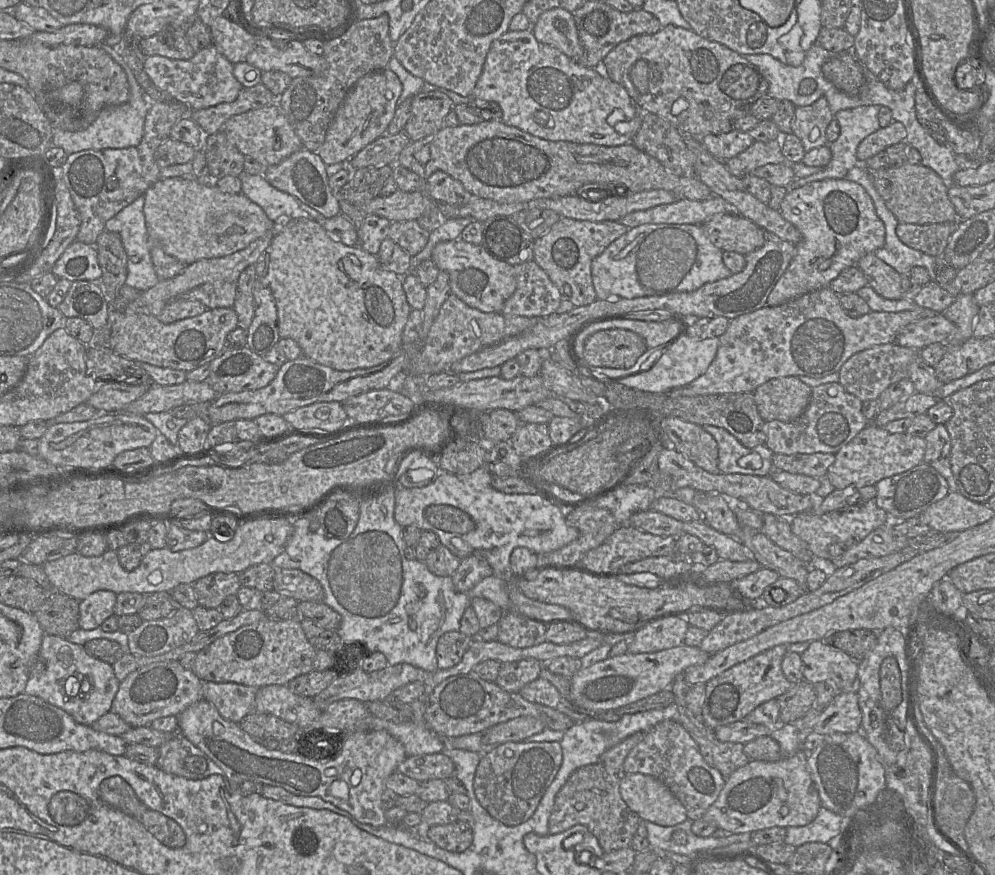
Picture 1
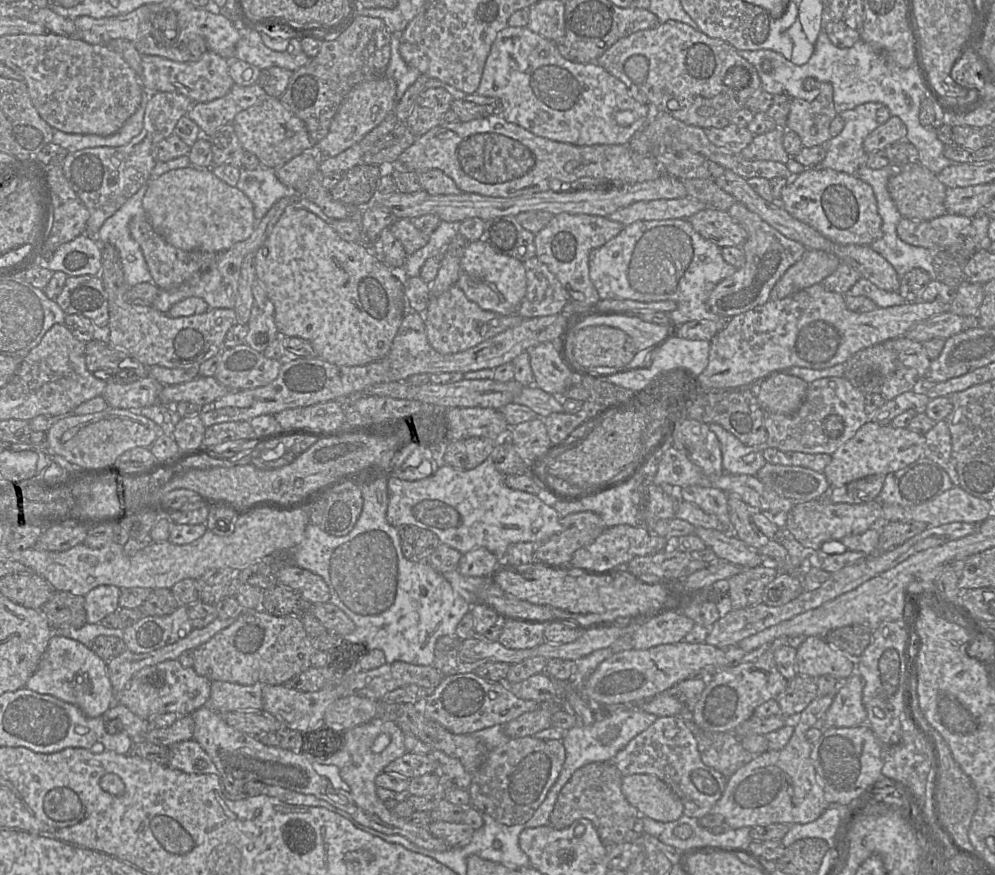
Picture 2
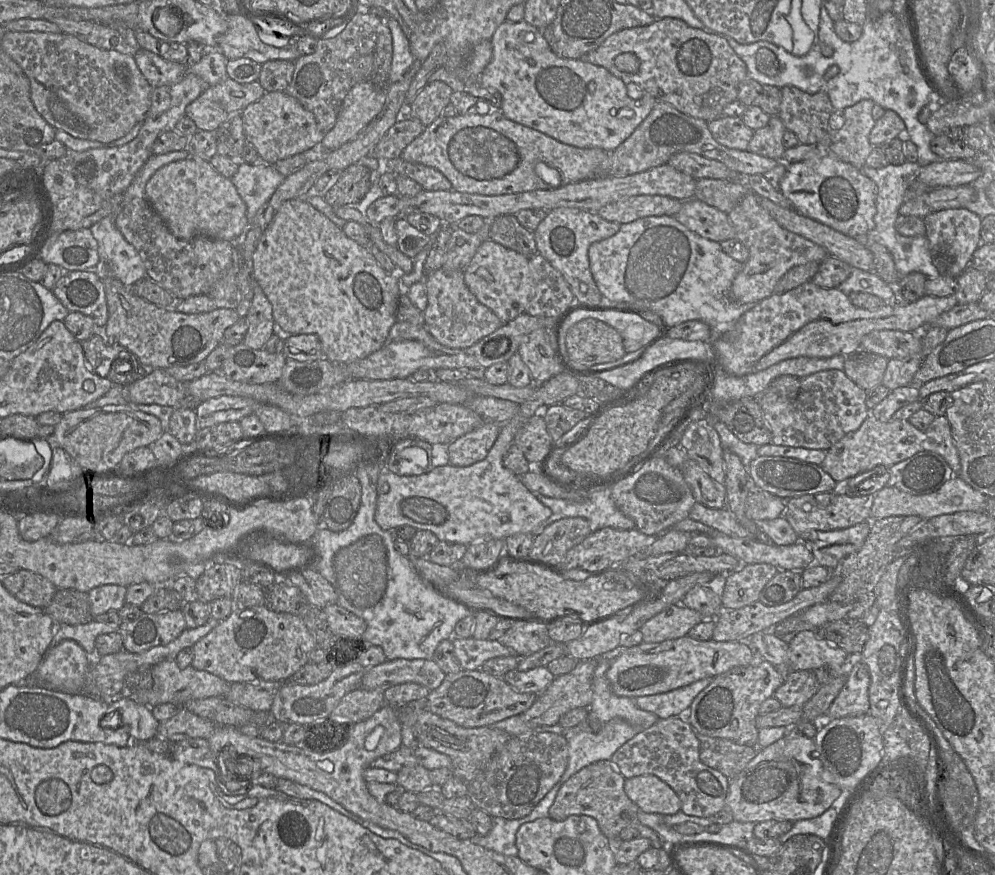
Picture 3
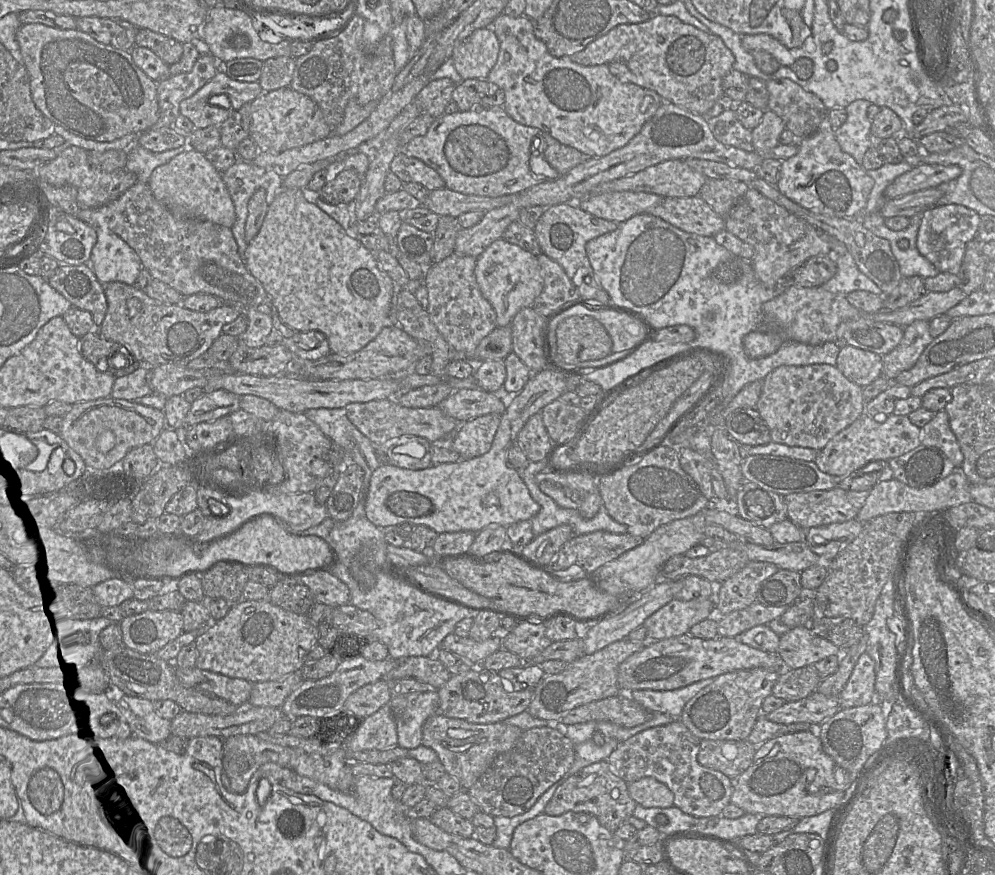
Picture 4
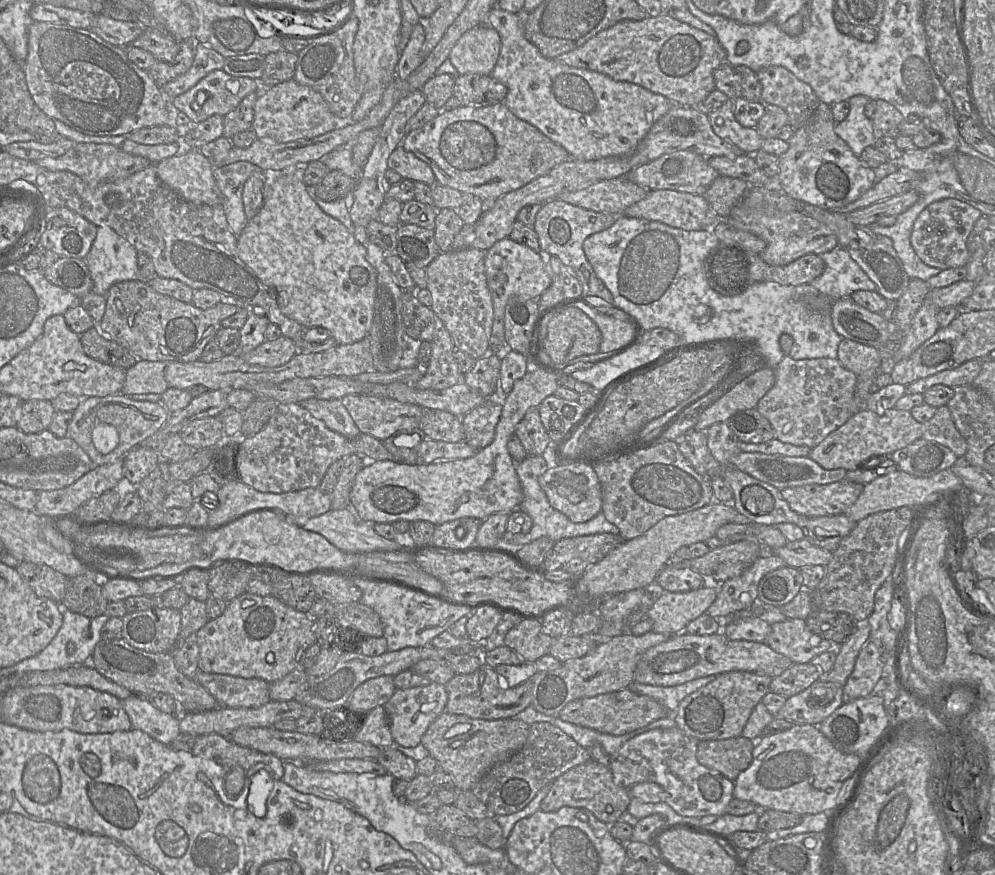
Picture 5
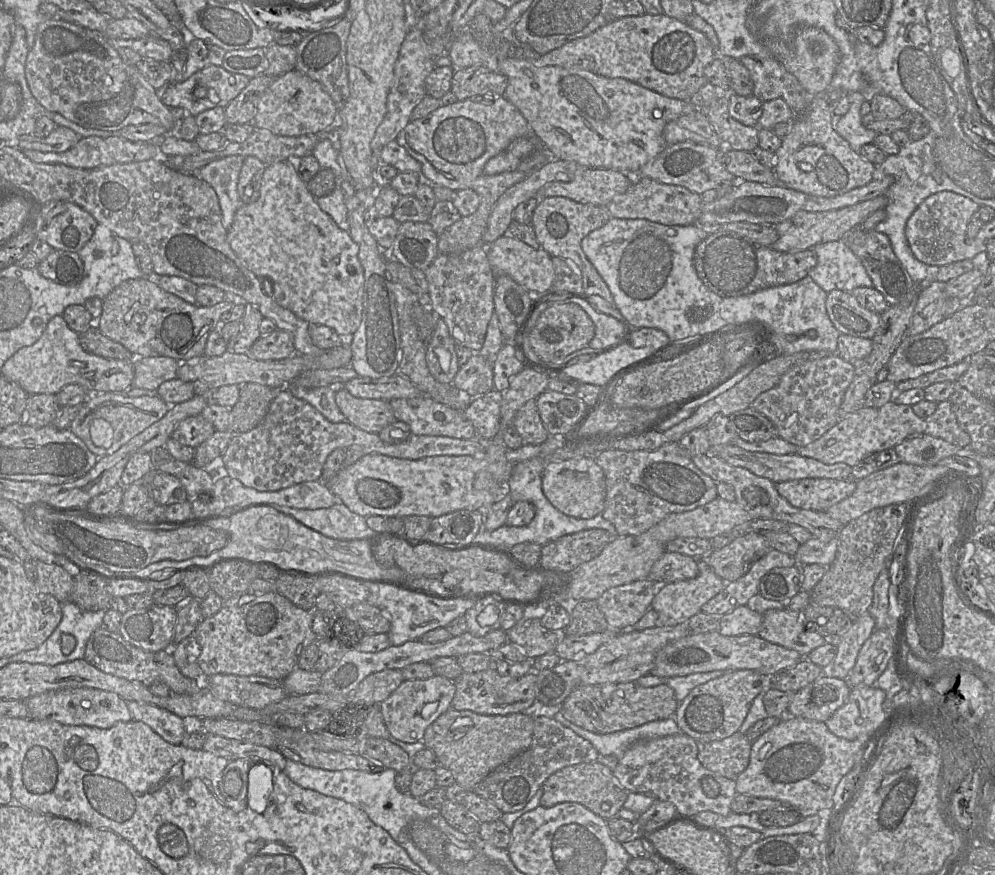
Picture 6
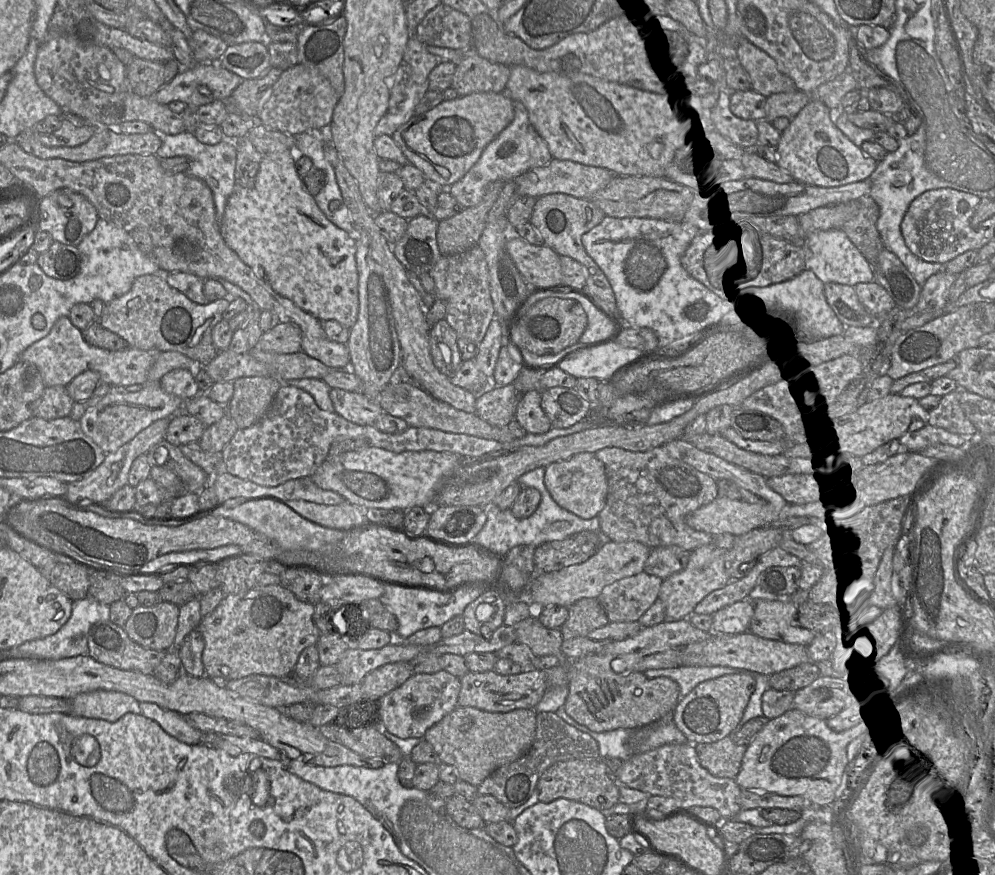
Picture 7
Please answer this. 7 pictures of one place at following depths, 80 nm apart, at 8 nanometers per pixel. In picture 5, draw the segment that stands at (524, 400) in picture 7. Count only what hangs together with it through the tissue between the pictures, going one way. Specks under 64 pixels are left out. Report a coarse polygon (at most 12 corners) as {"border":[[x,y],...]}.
{"border":[[538,407],[530,408],[515,434],[528,455],[548,454],[552,441]]}

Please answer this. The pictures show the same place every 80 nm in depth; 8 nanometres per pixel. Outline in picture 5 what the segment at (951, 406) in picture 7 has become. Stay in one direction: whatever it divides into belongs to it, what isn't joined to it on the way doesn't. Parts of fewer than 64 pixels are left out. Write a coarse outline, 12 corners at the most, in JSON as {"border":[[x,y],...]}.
{"border":[[947,405],[923,424],[923,438],[964,457],[967,442]]}

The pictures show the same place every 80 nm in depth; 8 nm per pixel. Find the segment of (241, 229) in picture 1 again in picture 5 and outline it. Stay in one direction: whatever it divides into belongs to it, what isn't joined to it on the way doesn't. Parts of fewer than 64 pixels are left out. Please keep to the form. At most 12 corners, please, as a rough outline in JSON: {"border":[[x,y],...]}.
{"border":[[199,150],[156,165],[185,201],[223,206],[214,167]]}

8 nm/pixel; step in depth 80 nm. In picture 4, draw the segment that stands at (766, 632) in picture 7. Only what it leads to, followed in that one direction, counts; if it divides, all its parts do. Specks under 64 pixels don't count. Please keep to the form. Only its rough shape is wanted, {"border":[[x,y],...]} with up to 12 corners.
{"border":[[810,626],[788,629],[777,653],[796,669],[842,650],[814,635]]}

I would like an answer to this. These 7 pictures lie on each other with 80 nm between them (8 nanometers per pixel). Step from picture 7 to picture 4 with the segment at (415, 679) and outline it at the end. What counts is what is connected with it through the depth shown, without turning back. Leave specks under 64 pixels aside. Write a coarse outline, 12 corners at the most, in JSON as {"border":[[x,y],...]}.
{"border":[[438,691],[412,692],[388,703],[398,746],[422,745],[425,721],[439,713]]}

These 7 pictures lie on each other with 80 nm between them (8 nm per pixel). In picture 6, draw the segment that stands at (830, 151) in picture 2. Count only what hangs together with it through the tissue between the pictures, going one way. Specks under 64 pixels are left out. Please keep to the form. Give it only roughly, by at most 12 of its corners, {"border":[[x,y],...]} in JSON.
{"border":[[863,92],[847,93],[850,109],[834,115],[834,129],[855,152],[878,134],[862,123]]}

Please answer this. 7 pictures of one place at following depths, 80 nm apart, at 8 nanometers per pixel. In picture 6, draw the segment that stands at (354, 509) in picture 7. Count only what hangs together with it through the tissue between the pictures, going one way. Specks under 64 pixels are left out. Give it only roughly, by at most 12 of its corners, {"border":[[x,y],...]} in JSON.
{"border":[[275,507],[331,538],[372,540],[364,516],[328,508]]}

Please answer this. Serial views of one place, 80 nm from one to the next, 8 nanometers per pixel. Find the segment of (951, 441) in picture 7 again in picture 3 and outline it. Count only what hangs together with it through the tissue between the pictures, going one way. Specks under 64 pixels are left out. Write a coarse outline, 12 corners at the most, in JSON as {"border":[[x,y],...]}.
{"border":[[926,449],[889,469],[887,485],[932,493],[953,478]]}

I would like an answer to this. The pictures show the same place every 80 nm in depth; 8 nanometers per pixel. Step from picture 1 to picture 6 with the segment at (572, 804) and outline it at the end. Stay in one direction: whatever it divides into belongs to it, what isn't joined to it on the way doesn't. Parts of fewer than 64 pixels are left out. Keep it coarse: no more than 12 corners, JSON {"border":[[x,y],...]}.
{"border":[[597,761],[543,783],[540,806],[579,803],[606,821],[629,793]]}

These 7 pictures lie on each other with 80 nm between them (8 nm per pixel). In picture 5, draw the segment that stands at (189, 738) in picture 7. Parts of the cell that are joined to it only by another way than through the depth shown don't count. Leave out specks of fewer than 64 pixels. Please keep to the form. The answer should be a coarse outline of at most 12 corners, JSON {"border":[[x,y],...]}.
{"border":[[150,699],[121,702],[132,729],[164,745],[181,733],[180,713],[162,712]]}

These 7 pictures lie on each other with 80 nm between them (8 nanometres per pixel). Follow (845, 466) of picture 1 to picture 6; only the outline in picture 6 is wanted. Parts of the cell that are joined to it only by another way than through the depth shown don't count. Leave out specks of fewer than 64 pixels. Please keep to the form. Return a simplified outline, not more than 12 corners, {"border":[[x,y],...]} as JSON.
{"border":[[864,406],[797,454],[854,467],[924,433],[912,406]]}

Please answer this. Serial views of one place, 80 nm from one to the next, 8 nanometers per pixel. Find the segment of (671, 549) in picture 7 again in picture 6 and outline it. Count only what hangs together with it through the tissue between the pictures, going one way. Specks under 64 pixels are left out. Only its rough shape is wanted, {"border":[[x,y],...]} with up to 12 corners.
{"border":[[666,551],[649,578],[658,586],[690,580],[699,559]]}

